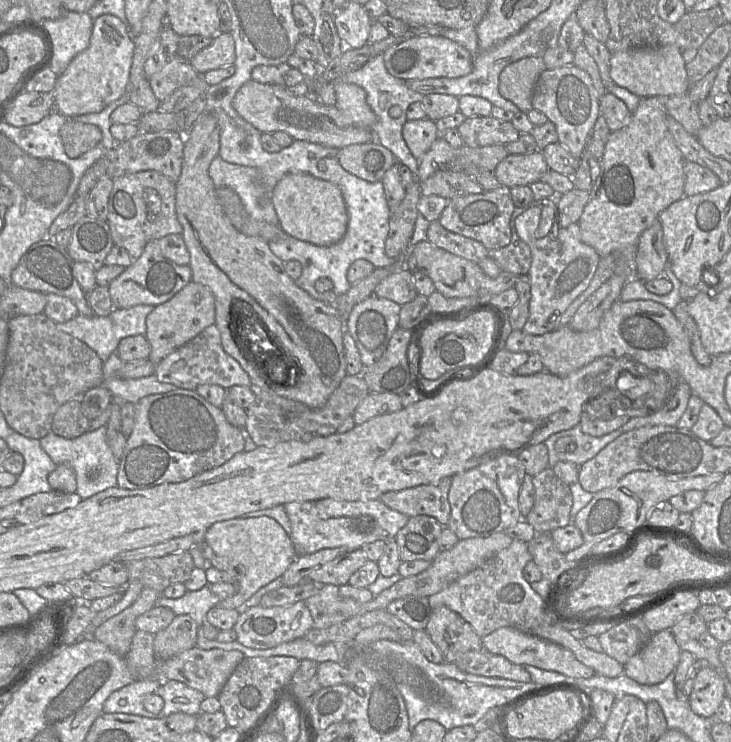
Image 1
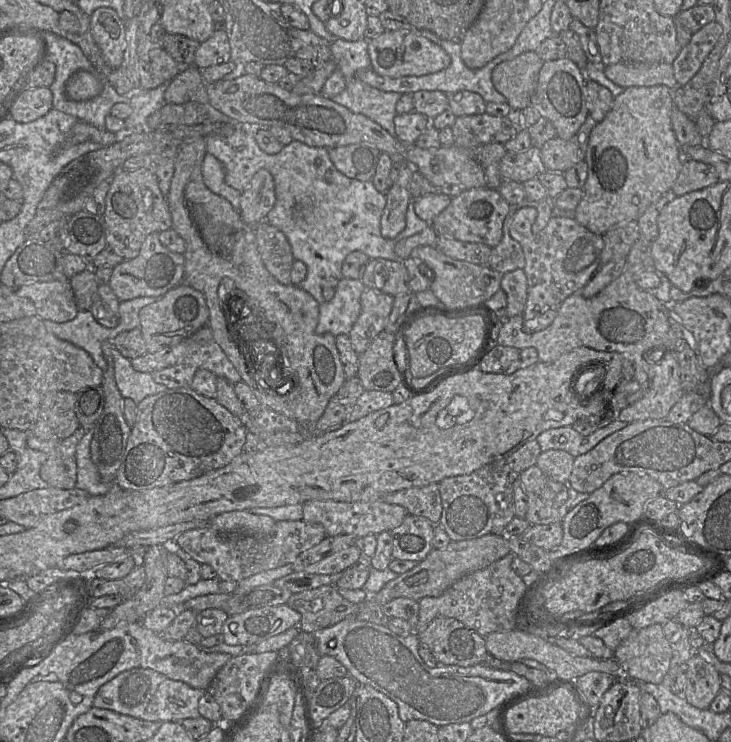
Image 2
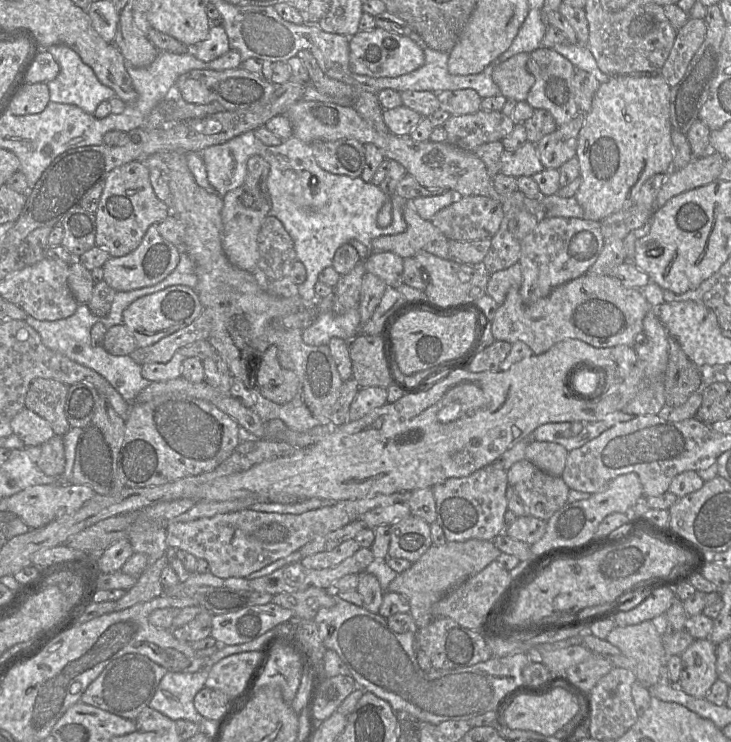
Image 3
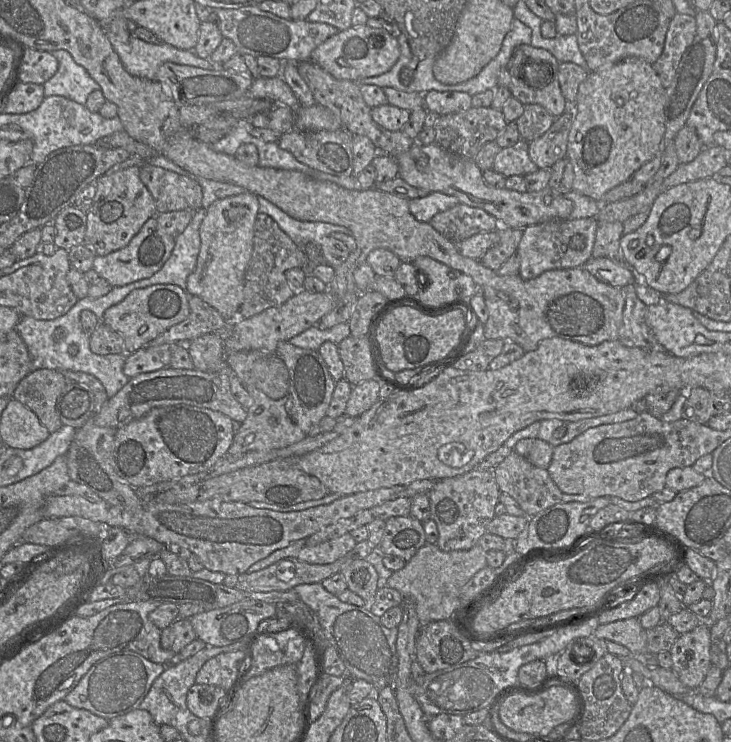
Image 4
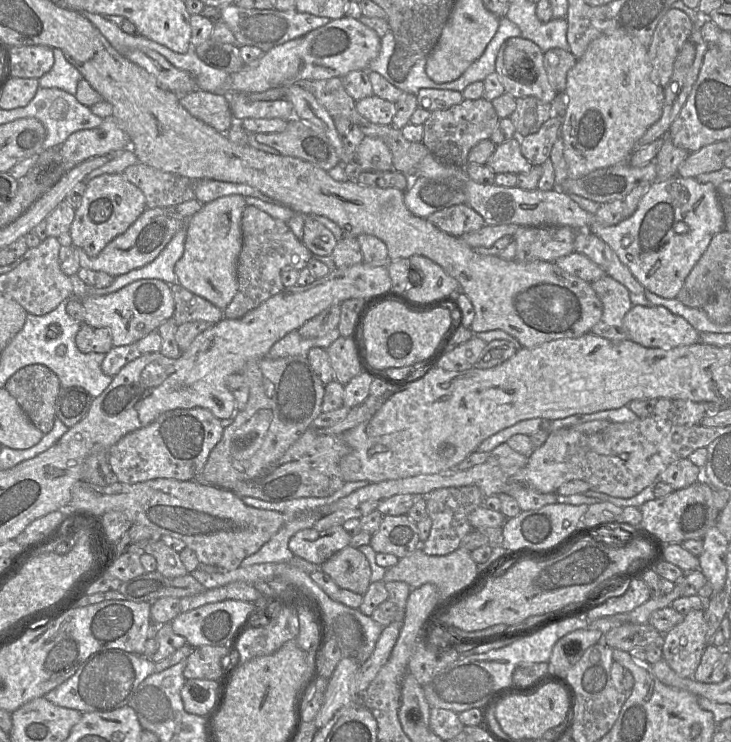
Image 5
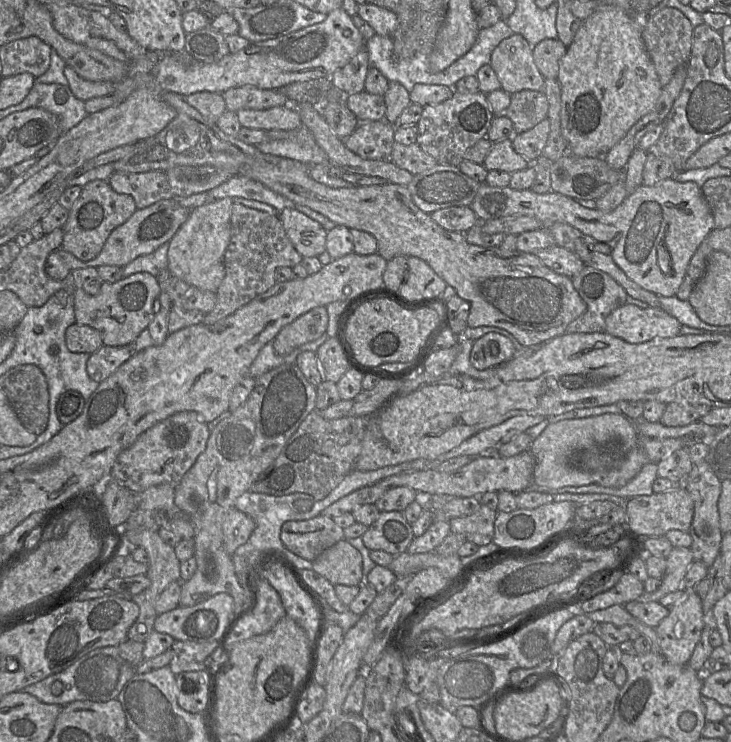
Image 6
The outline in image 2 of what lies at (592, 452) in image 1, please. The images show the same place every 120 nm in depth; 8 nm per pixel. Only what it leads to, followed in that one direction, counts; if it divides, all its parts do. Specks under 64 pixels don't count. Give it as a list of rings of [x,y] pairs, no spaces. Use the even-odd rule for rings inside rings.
[[[619,419],[600,428],[588,436],[579,434],[572,426],[549,429],[538,435],[538,442],[542,451],[560,449],[573,457],[580,456],[593,449],[609,435],[625,428],[628,423]]]

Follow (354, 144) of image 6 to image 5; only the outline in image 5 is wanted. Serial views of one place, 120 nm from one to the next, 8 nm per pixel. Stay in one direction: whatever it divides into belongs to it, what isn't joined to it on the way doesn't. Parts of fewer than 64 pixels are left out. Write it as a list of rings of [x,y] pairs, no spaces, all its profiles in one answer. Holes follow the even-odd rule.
[[[365,136],[356,150],[356,161],[365,172],[394,170],[392,153],[379,138]]]

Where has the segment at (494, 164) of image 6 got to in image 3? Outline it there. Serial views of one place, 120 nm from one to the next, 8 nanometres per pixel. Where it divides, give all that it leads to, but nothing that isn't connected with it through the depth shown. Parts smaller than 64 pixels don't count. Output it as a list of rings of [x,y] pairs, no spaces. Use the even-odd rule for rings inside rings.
[[[526,141],[523,146],[516,150],[504,149],[501,155],[500,172],[515,178],[521,176],[533,176],[543,171],[536,144]]]

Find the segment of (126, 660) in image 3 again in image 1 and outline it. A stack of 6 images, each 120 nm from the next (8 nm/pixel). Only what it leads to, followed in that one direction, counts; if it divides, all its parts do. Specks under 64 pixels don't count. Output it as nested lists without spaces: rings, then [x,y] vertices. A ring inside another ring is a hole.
[[[155,677],[136,679],[112,692],[103,704],[102,712],[142,715],[145,718],[157,719],[157,714],[144,708],[143,701],[150,694],[156,693],[156,690],[162,685],[162,680]]]

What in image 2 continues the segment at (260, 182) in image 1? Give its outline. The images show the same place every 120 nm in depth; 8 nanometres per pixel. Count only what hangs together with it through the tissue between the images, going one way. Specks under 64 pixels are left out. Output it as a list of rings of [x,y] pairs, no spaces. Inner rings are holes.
[[[206,153],[202,162],[202,176],[205,185],[215,194],[224,197],[239,213],[241,192],[225,182],[223,164],[210,153]]]

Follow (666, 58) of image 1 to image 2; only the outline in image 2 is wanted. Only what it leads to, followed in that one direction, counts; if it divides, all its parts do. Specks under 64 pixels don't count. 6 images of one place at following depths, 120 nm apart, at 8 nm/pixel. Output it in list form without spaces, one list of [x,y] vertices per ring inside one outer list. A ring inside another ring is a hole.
[[[625,64],[605,66],[604,74],[613,83],[623,88],[636,86],[665,85],[675,90],[677,83],[672,64]]]

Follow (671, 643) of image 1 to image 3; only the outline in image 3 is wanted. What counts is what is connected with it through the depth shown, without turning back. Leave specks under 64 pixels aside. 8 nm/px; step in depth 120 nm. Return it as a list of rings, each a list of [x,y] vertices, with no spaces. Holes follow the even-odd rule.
[[[651,620],[616,626],[605,640],[635,661],[635,675],[640,684],[649,688],[659,682],[660,668],[666,664],[666,653],[662,636]]]

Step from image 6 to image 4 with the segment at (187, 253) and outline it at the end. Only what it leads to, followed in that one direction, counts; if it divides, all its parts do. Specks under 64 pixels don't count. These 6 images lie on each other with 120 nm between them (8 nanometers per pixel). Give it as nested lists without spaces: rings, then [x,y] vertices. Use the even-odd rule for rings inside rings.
[[[246,192],[212,203],[199,228],[200,250],[186,292],[202,299],[225,319],[238,315],[244,297],[244,278],[253,250],[254,223],[259,213],[257,195]]]

